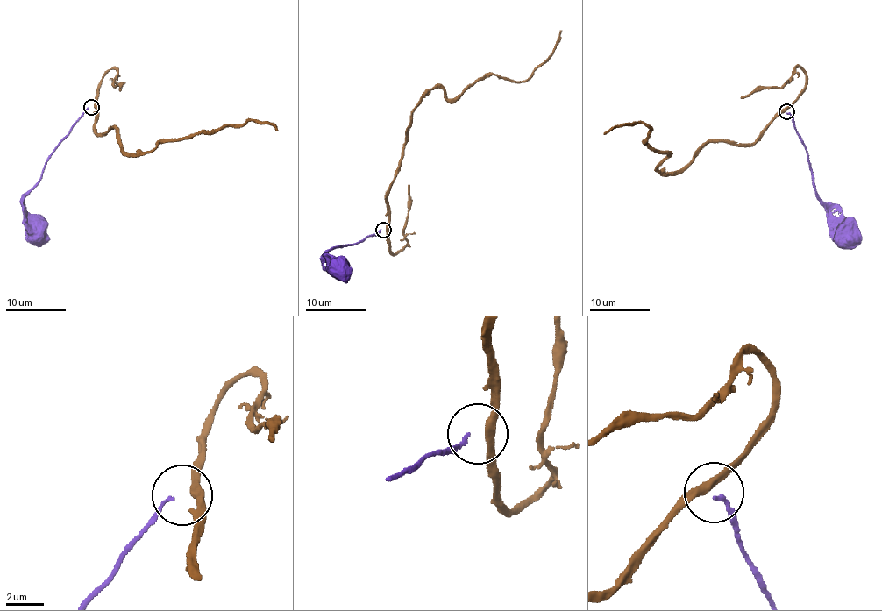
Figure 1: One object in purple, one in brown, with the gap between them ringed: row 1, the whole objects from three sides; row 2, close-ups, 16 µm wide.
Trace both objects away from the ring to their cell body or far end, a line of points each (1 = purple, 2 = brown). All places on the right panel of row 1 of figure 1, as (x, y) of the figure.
1: (786, 112), (791, 116), (807, 154), (815, 195), (827, 210), (847, 230), (845, 236)
2: (787, 110), (754, 142), (710, 142), (669, 173), (657, 169), (668, 153), (644, 140), (650, 127), (603, 134)

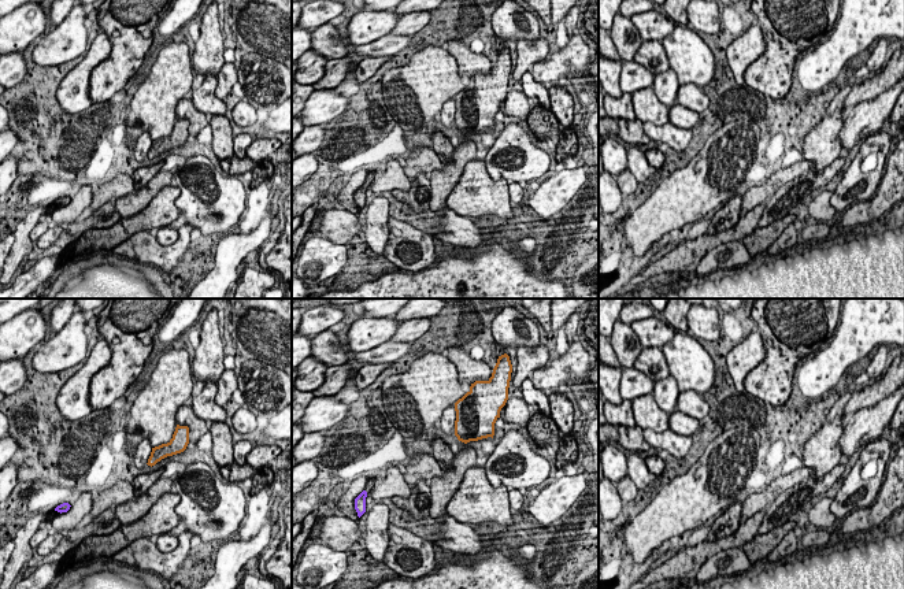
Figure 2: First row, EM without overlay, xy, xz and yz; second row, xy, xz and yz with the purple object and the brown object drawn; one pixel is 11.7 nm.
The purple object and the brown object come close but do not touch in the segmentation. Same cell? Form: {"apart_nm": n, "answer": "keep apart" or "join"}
{"apart_nm": 1000, "answer": "join"}

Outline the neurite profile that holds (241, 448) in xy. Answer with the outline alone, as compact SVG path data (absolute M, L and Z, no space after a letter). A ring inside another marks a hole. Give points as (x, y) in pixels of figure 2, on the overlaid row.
M242 440L234 444L234 463L244 466L247 463L247 456L252 451L252 442Z

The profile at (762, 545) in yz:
M788 521L785 525L764 534L756 534L752 541L744 544L742 549L751 564L755 567L760 559L767 557L782 538L794 527L796 522Z

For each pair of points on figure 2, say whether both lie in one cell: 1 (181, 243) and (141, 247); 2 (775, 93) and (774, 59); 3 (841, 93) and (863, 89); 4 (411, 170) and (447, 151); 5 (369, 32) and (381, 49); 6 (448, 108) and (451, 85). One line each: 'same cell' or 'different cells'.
1: same cell
2: same cell
3: different cells
4: same cell
5: different cells
6: different cells

